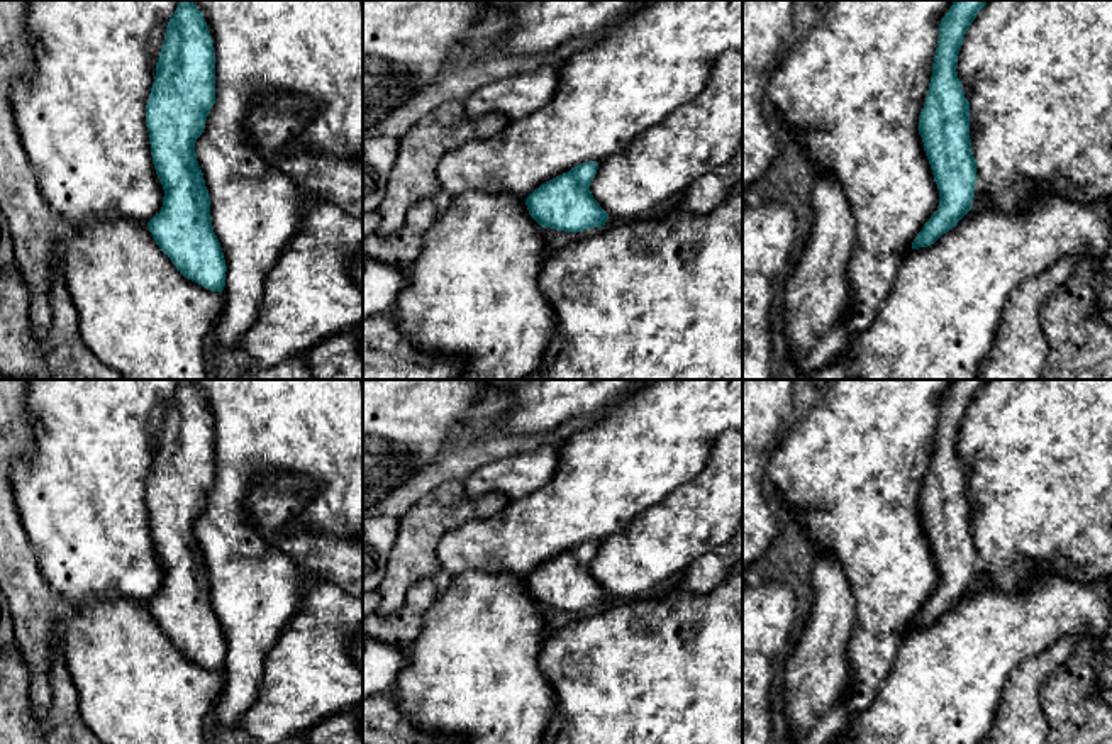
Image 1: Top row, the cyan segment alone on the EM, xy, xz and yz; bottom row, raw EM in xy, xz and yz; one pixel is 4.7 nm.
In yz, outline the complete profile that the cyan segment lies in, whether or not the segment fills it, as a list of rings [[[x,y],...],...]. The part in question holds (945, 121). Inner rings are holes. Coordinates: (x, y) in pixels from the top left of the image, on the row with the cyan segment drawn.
[[[827,0],[809,34],[790,46],[778,59],[776,68],[766,85],[766,98],[778,112],[781,124],[795,136],[800,147],[809,156],[814,171],[832,175],[846,193],[856,222],[854,246],[848,263],[848,295],[851,308],[844,320],[848,334],[866,330],[876,319],[881,305],[888,300],[900,273],[902,261],[912,249],[934,244],[949,232],[971,210],[975,197],[976,159],[971,153],[970,139],[970,102],[965,98],[963,85],[958,78],[958,54],[963,39],[976,14],[990,0]]]

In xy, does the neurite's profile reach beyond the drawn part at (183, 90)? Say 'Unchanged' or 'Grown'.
Grown

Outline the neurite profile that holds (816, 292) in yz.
[[[814,171],[810,192],[812,229],[809,241],[783,280],[788,359],[814,373],[848,346],[848,263],[856,222],[842,185]]]

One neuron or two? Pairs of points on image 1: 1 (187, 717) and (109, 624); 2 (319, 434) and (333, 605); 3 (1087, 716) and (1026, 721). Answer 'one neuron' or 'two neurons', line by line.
1: one neuron
2: two neurons
3: two neurons

